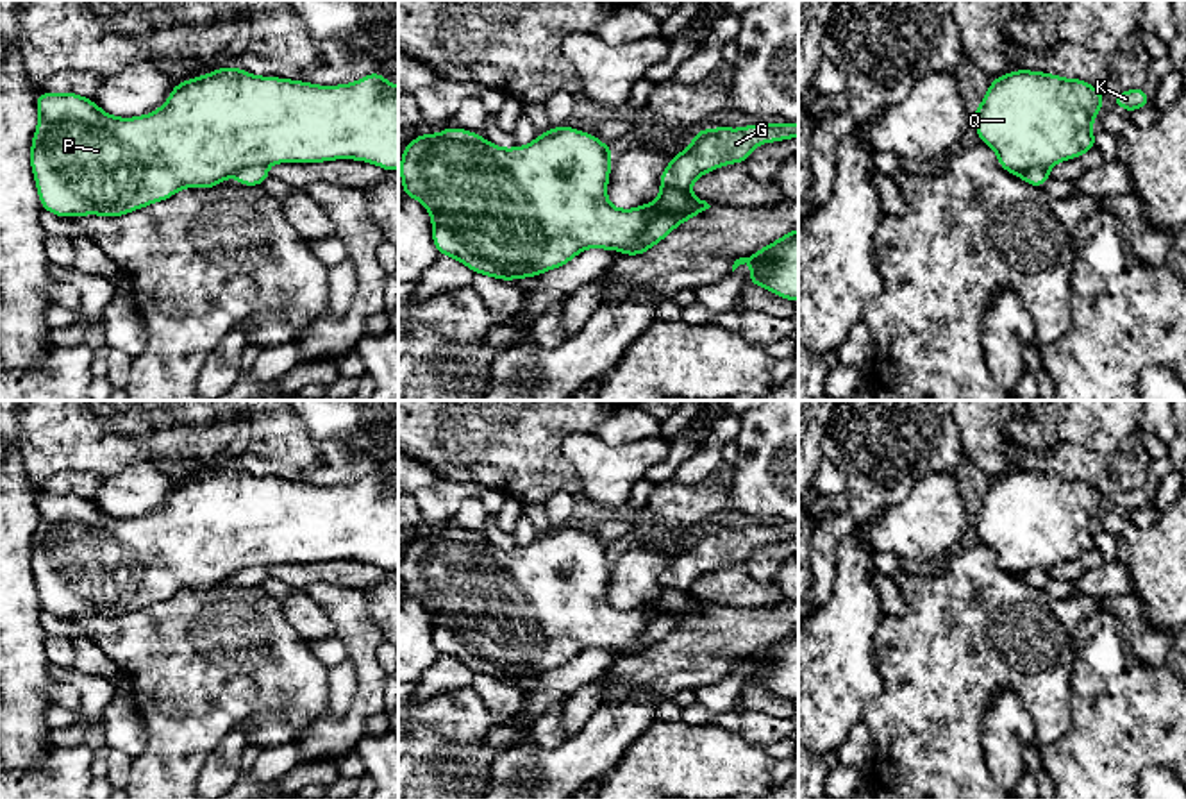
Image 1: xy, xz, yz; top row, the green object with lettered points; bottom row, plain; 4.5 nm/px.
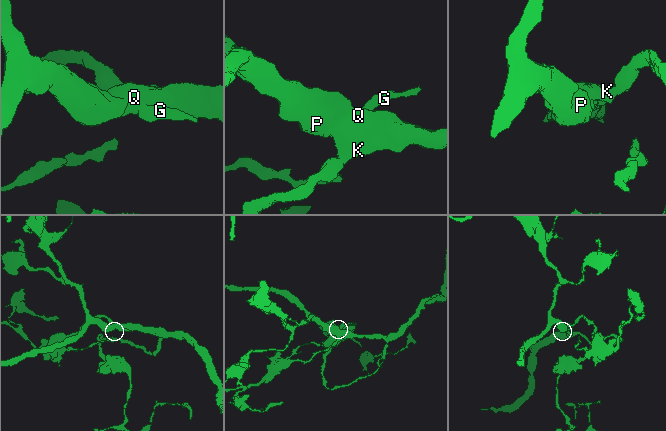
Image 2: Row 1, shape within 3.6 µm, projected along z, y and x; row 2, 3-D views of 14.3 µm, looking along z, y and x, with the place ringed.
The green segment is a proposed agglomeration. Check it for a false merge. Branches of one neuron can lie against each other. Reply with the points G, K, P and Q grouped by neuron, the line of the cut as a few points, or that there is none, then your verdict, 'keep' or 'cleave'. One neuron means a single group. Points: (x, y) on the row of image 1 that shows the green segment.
G / K P Q; cut in xz along (674, 220), (658, 217), (642, 235), (642, 240); cleave

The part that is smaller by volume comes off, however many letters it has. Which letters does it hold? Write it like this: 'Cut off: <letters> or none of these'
Cut off: G

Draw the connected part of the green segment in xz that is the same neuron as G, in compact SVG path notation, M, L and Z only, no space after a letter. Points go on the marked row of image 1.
M756 123L741 129L702 129L691 145L675 154L659 175L661 189L677 188L689 193L691 184L704 173L732 163L745 163L763 143L798 138L798 123Z

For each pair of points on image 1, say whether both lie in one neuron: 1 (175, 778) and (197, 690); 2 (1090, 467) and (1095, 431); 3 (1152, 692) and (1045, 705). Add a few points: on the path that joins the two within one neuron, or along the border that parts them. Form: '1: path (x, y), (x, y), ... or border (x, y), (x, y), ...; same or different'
1: path (175, 756), (179, 717), (183, 712); same
2: border (1133, 433), (1108, 454), (1099, 454), (1083, 445); different
3: border (1074, 660), (1070, 674), (1072, 724), (1065, 733); different

